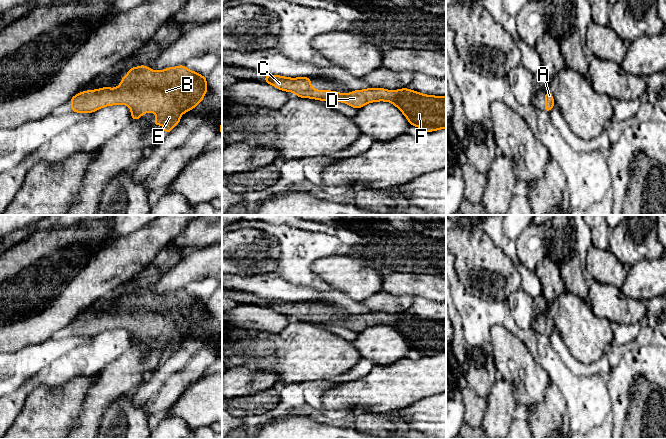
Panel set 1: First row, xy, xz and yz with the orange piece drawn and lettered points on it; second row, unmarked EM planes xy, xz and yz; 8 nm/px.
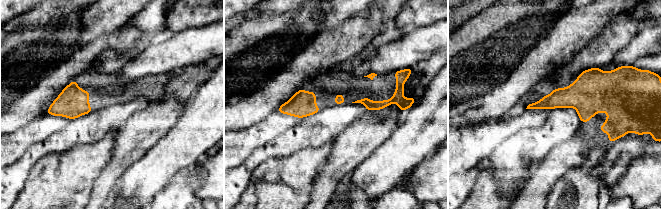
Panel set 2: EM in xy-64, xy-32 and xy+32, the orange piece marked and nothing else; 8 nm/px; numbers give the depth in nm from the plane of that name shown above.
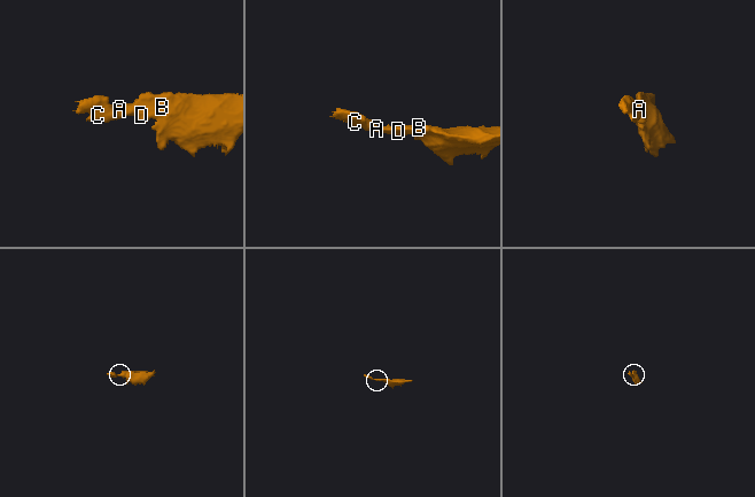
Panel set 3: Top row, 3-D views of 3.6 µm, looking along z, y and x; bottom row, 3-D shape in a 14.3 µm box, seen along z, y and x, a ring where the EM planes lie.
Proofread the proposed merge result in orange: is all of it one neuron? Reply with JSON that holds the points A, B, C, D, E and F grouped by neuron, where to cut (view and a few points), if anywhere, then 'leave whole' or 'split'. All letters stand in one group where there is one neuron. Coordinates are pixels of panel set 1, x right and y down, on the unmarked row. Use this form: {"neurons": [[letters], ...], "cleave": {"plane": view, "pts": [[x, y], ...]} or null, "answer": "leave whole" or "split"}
{"neurons": [["A", "B", "C", "D", "E", "F"]], "cleave": null, "answer": "leave whole"}

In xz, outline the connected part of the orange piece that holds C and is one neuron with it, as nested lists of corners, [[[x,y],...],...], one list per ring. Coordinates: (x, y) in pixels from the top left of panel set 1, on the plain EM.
[[[265,299],[265,307],[272,308],[279,314],[293,316],[297,321],[344,326],[357,333],[371,326],[391,326],[405,339],[410,349],[421,352],[424,357],[446,352],[446,320],[424,319],[408,312],[396,315],[368,312],[348,318],[330,314],[318,315],[312,312],[309,301]]]

